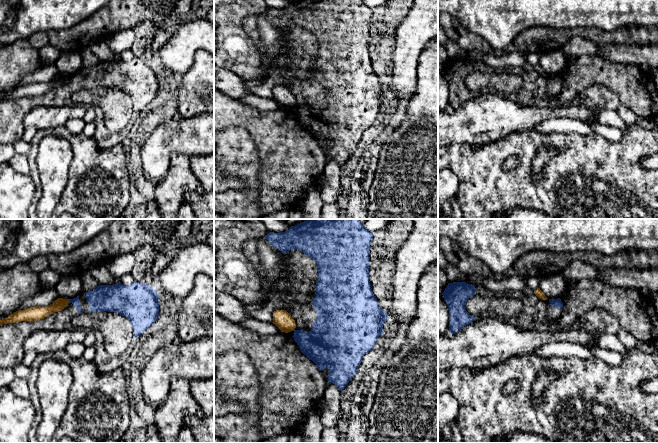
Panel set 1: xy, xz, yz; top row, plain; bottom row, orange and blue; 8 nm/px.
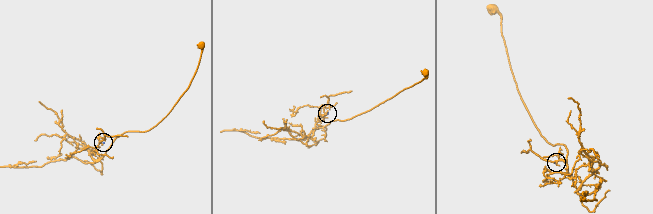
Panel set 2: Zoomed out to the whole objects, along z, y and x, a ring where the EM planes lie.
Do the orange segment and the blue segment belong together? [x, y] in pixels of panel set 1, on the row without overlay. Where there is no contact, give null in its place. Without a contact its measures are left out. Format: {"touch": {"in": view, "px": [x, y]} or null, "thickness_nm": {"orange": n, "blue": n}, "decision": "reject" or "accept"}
{"touch": {"in": "xy", "px": [69, 77]}, "thickness_nm": {"orange": 100, "blue": 60}, "decision": "reject"}

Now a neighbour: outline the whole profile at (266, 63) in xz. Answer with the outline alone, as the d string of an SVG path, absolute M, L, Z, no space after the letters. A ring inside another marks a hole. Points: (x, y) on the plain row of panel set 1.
M262 54L262 67L264 69L264 74L259 79L265 80L272 73L271 61L265 54Z

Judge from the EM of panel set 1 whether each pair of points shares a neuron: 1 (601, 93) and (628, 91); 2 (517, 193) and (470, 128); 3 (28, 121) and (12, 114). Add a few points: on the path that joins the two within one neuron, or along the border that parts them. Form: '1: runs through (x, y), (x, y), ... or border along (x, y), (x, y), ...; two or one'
1: border along (590, 86), (605, 85), (616, 95), (620, 103); two
2: border along (505, 138), (479, 145), (458, 144); two
3: border along (42, 105), (27, 113), (23, 119), (25, 127); two

